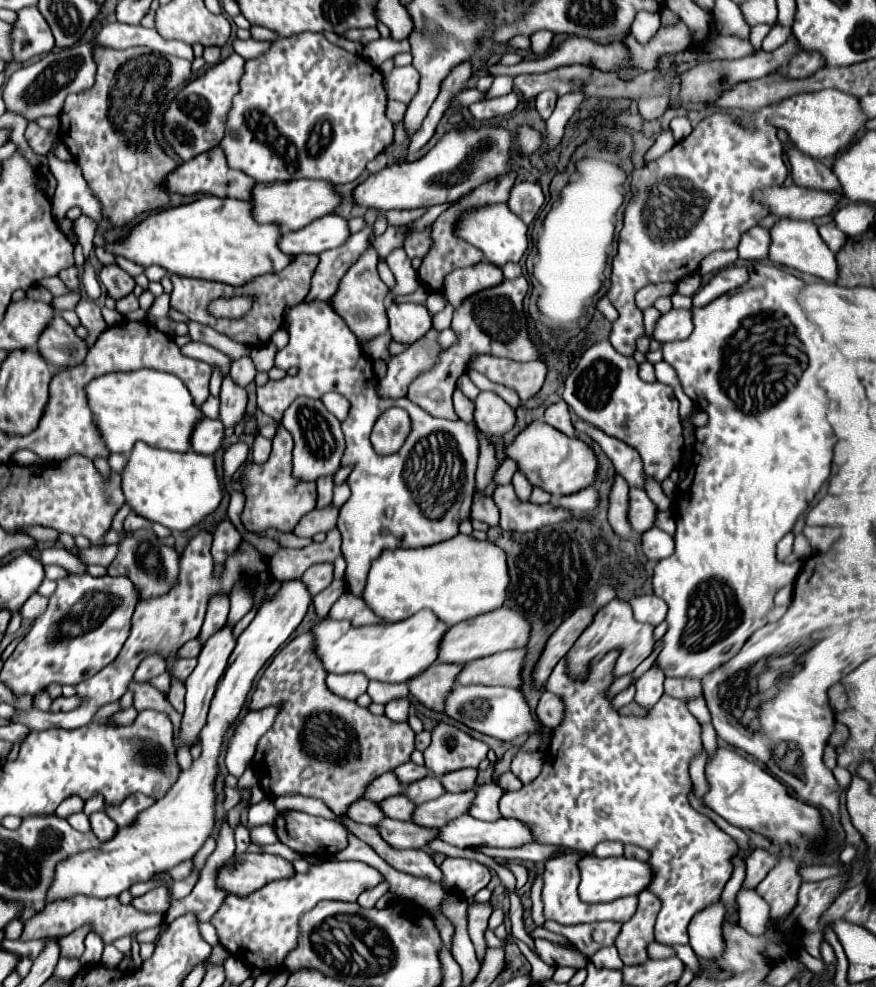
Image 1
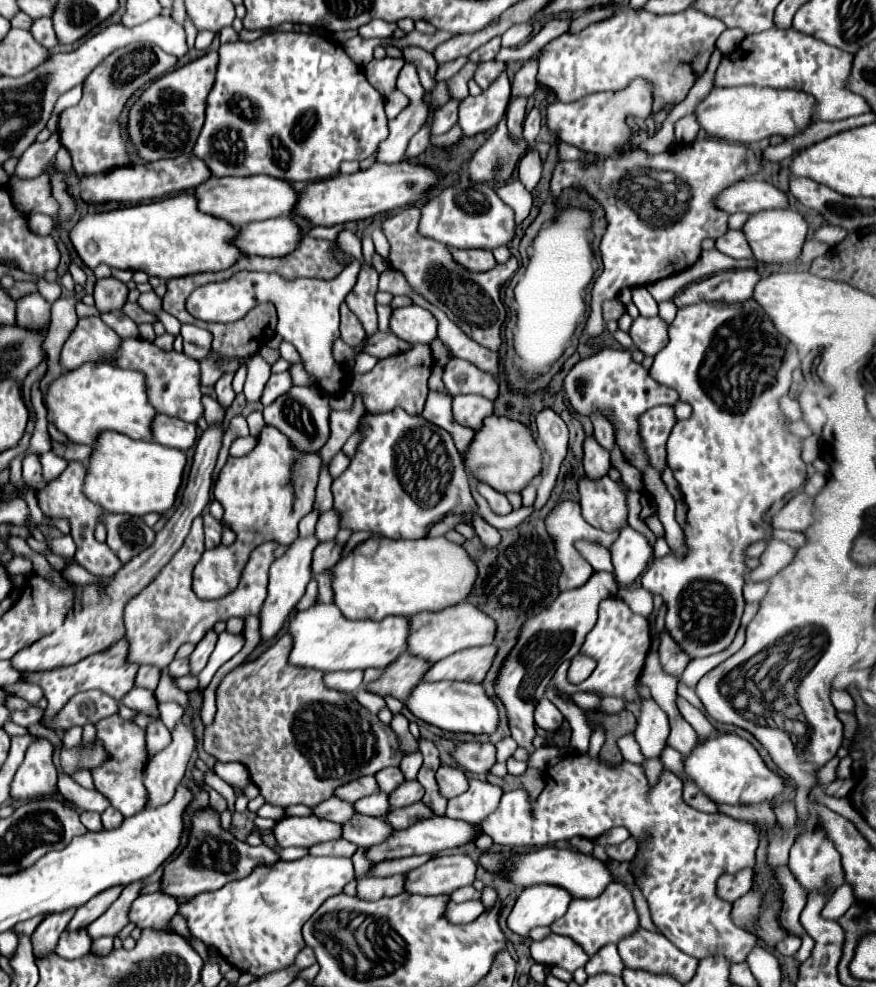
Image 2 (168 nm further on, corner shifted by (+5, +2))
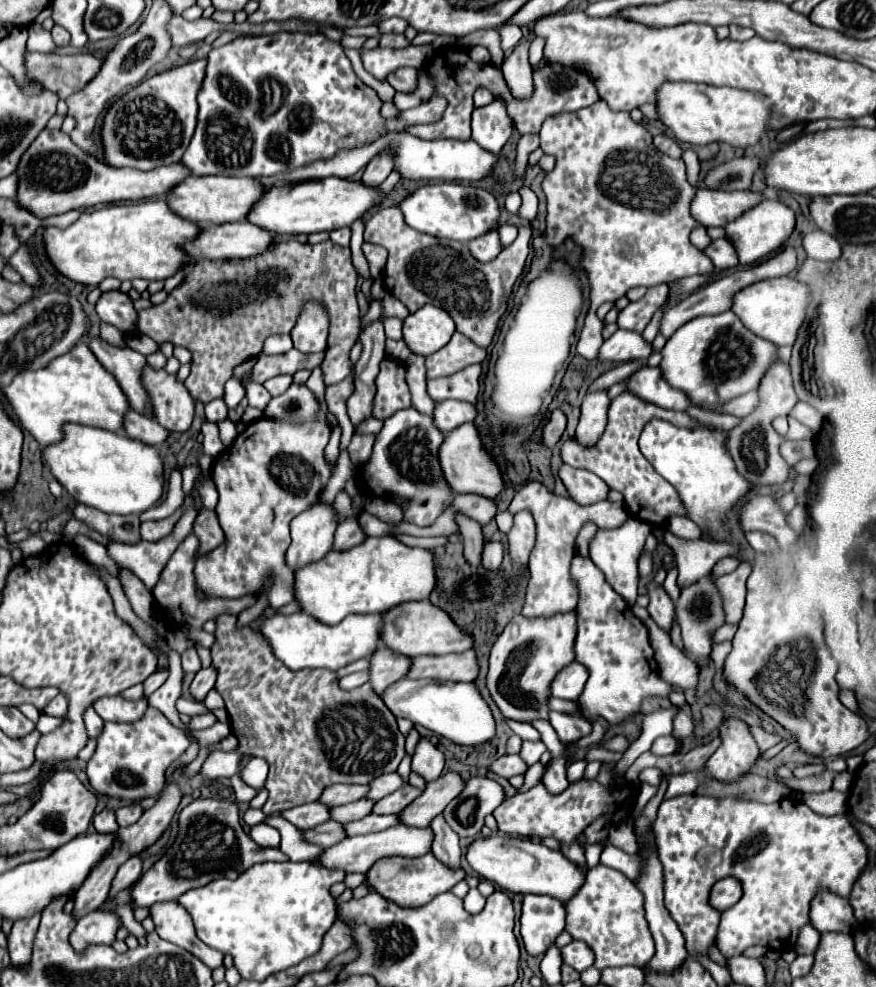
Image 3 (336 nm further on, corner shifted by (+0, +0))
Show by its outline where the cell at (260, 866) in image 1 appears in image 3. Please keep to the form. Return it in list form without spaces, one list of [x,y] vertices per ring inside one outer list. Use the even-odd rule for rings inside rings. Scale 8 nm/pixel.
[[[196,799],[178,813],[178,833],[164,855],[134,883],[130,897],[134,907],[152,907],[154,903],[176,901],[182,893],[202,887],[214,879],[234,879],[248,867],[266,861],[288,861],[278,847],[256,845],[240,827],[238,807],[226,799]]]

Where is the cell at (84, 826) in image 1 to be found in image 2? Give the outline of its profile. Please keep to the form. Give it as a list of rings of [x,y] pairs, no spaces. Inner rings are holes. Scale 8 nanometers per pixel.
[[[83,811],[83,813],[81,813],[81,823],[83,823],[89,831],[101,831],[101,819],[99,819],[99,813]]]

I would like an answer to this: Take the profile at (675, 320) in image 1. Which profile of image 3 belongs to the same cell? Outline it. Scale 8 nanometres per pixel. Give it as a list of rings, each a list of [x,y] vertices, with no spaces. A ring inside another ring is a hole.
[[[616,331],[610,339],[606,339],[596,355],[596,361],[640,361],[648,359],[652,353],[652,345],[642,339],[640,333],[634,331]]]

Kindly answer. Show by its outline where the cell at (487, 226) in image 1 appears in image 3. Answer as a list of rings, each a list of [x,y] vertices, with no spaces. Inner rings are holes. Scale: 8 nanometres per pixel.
[[[456,183],[422,185],[414,193],[410,193],[404,201],[400,201],[398,207],[402,209],[408,227],[440,239],[458,239],[462,243],[468,243],[470,239],[476,239],[478,235],[484,235],[486,231],[494,229],[500,217],[498,203],[488,191]]]

